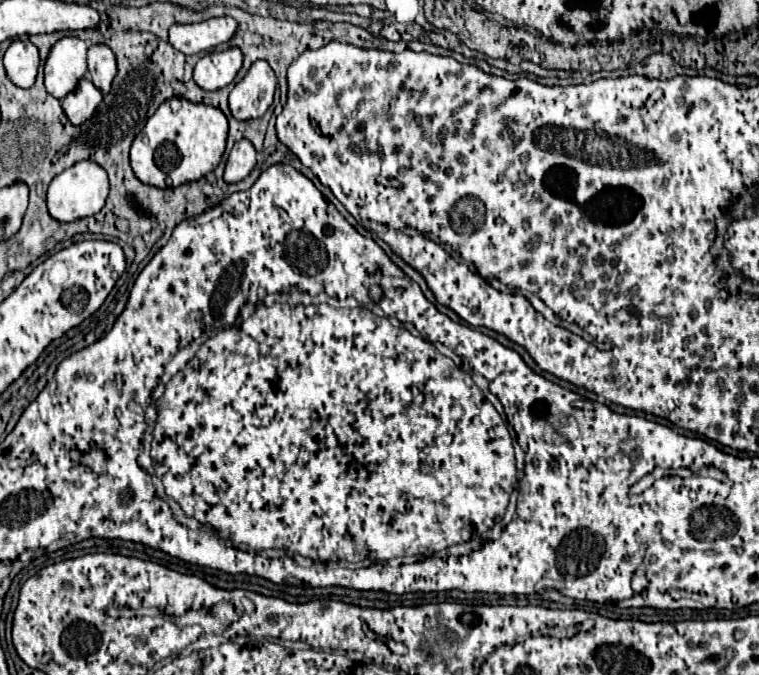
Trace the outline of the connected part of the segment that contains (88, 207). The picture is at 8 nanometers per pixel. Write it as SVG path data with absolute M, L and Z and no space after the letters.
M83 160L53 178L47 190L47 208L51 218L55 218L57 222L75 222L79 218L97 214L105 206L107 194L109 194L109 180L105 170L91 160Z

